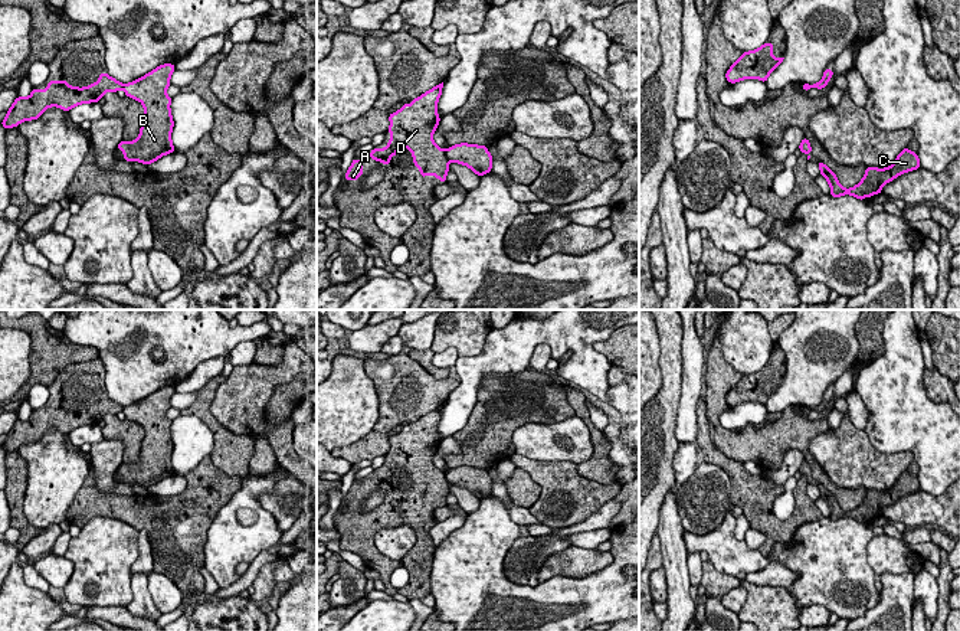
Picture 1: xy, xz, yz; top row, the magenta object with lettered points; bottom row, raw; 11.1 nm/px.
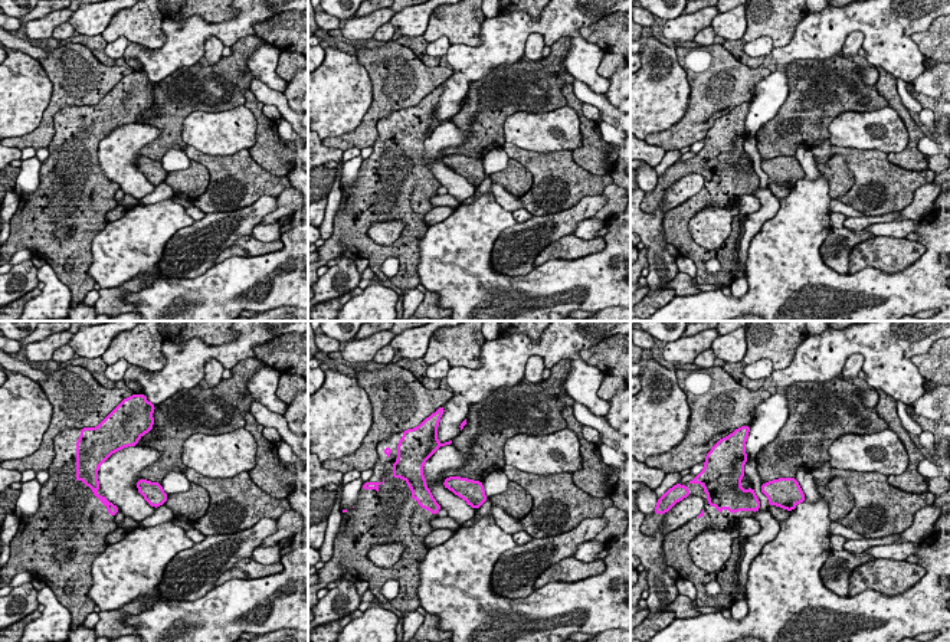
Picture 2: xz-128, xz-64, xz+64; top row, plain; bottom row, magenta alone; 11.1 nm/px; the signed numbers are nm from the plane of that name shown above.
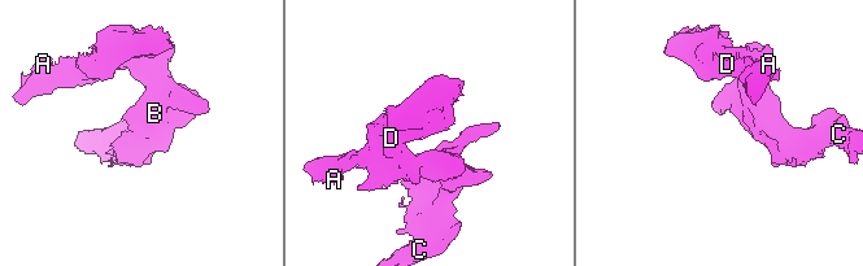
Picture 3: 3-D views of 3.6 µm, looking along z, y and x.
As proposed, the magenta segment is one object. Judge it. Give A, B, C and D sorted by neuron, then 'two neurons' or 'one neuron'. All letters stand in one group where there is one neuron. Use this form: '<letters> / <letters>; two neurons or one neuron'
A D / B C; two neurons

